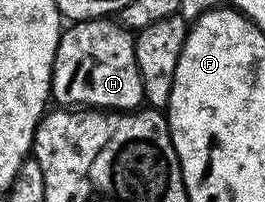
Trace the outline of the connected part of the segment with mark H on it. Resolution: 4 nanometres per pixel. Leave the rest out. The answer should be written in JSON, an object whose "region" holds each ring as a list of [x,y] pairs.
{"region":[[[111,17],[106,18],[87,18],[85,22],[72,22],[71,25],[61,33],[60,43],[58,44],[58,52],[56,59],[52,65],[52,92],[51,97],[57,98],[59,105],[64,108],[95,108],[97,110],[135,110],[144,102],[144,89],[142,88],[142,76],[138,72],[138,64],[136,63],[136,39],[133,31],[119,21],[113,20]]]}

